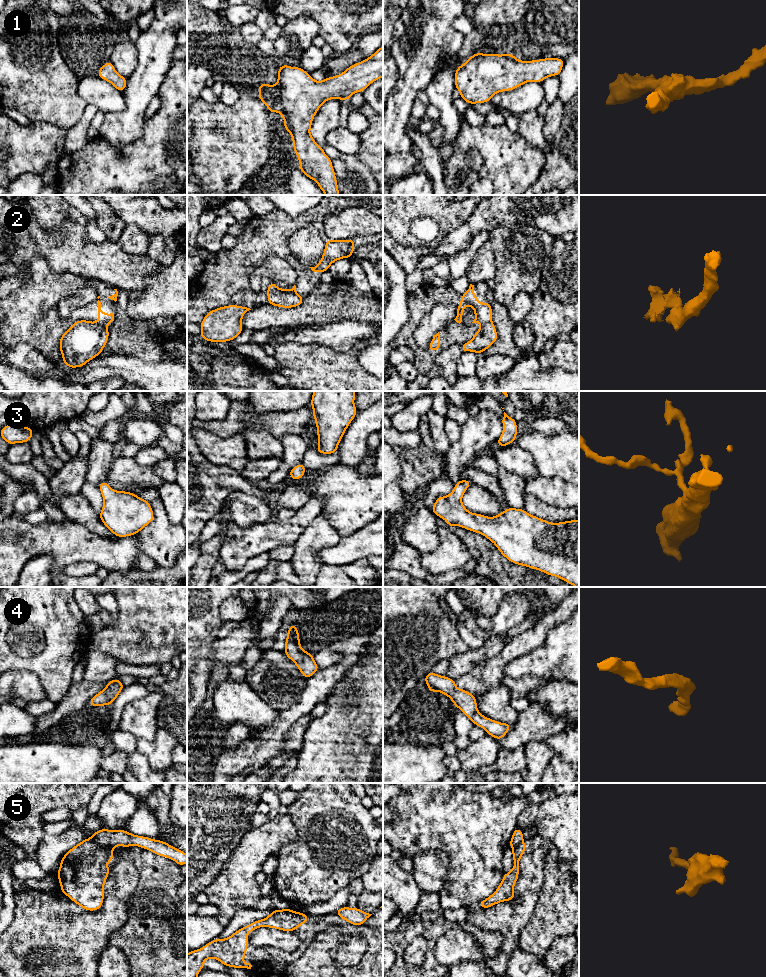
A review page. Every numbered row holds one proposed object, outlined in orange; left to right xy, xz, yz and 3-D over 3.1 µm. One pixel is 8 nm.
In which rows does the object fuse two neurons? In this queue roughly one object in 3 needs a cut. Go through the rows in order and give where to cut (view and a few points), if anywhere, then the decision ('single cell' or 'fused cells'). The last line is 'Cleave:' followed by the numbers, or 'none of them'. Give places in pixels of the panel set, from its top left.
1: cut none; single cell
2: cut yz (490, 320), (482, 325); fused cells
3: cut none; single cell
4: cut none; single cell
5: cut xy (89, 839), (100, 845), (112, 847); fused cells
Cleave: 2, 5

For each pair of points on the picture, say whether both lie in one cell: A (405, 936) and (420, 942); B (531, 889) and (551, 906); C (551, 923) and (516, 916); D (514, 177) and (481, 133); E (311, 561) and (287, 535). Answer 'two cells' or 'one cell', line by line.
A: two cells
B: two cells
C: two cells
D: one cell
E: two cells

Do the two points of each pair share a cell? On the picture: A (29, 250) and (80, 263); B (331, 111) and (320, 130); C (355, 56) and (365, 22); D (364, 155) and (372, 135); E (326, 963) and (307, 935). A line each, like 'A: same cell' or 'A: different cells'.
A: same cell
B: same cell
C: different cells
D: same cell
E: different cells

